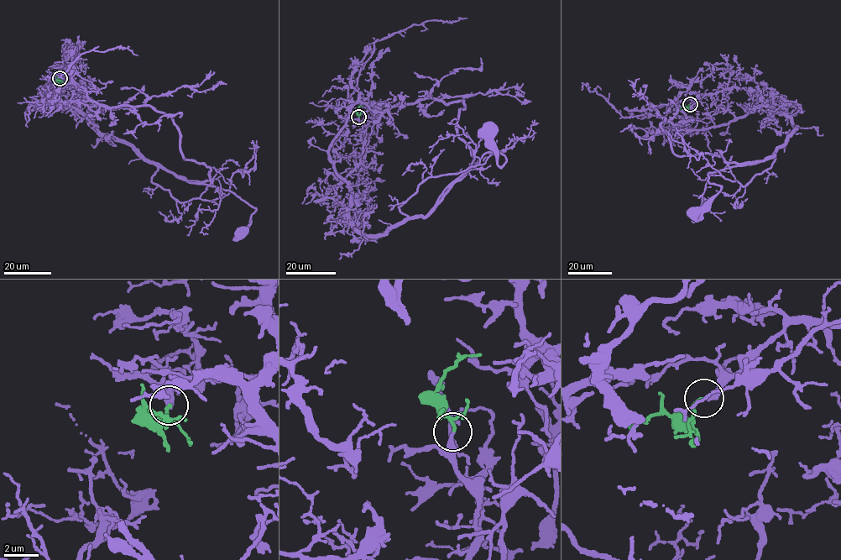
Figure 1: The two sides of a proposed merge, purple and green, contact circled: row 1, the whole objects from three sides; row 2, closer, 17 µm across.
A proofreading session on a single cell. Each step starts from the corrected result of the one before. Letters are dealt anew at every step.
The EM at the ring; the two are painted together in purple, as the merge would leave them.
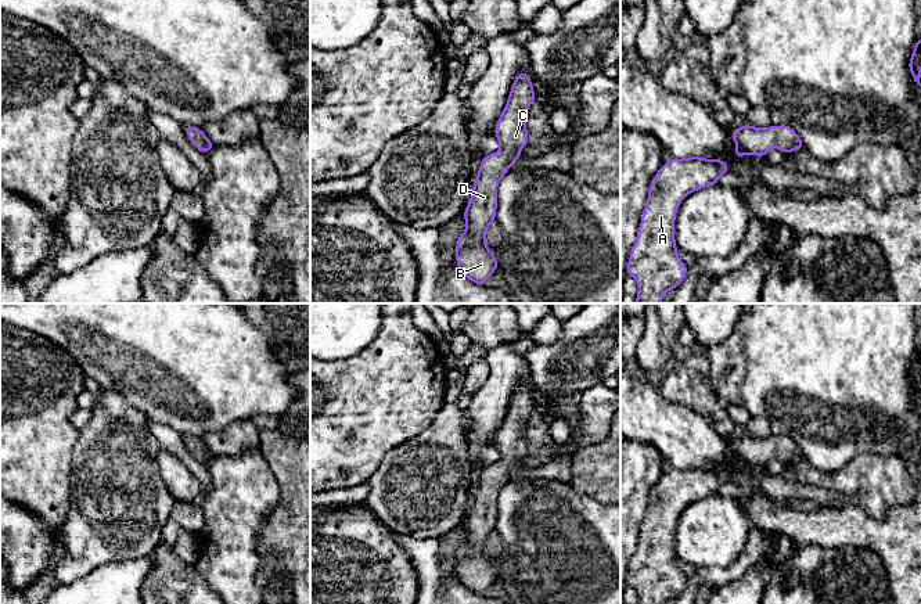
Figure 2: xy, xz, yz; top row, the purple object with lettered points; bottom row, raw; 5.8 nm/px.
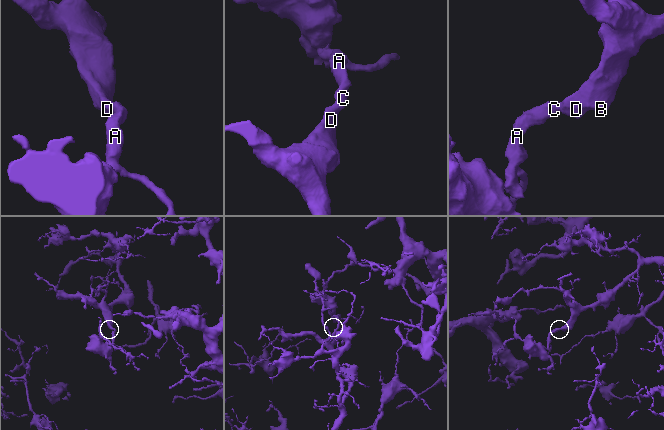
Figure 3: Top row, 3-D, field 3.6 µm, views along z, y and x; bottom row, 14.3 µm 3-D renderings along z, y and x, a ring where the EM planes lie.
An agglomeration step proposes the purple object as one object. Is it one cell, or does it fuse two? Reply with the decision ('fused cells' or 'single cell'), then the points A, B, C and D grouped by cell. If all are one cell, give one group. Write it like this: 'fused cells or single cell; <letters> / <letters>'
single cell; A B C D

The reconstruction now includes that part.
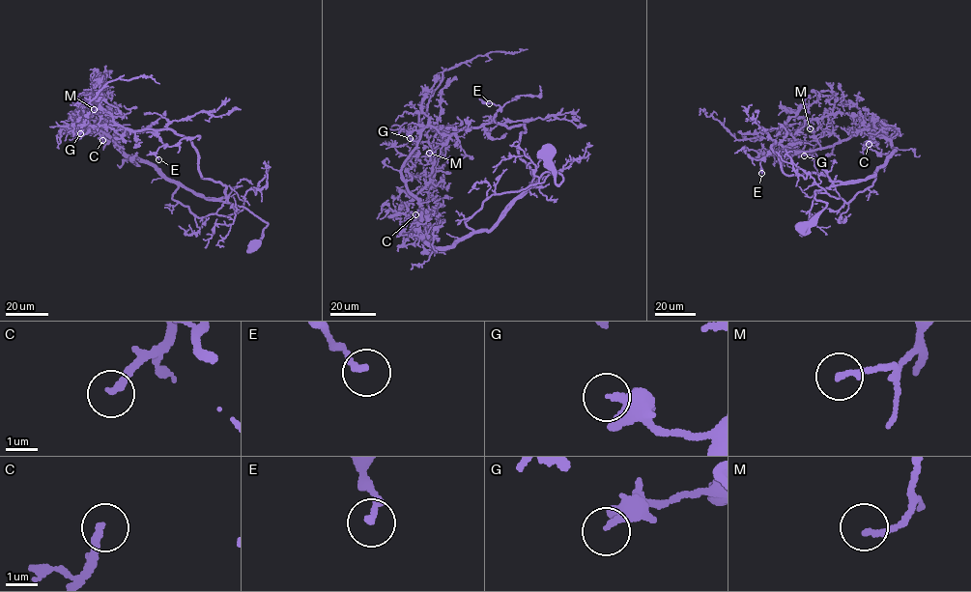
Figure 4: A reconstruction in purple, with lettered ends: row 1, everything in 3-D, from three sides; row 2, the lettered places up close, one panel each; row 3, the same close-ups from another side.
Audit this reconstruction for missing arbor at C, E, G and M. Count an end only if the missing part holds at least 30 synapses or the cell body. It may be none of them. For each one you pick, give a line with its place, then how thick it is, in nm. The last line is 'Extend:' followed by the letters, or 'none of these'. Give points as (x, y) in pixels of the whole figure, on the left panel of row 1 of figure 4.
C: place (102, 140); calibre 240 nm
Extend: C

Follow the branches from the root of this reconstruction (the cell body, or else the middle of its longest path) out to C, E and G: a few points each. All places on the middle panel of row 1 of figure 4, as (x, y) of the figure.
C: (549, 151), (556, 183), (561, 182), (556, 172), (545, 172), (490, 230), (436, 248), (419, 236), (415, 214)
E: (549, 151), (562, 181), (545, 172), (528, 189), (518, 149), (526, 128), (495, 123), (499, 107), (489, 103)
G: (549, 151), (562, 181), (545, 172), (528, 189), (523, 125), (426, 126), (410, 138)

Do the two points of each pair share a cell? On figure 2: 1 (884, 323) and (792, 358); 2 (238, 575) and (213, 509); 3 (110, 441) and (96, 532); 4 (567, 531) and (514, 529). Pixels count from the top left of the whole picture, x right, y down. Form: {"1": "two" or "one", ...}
{"1": "one", "2": "one", "3": "one", "4": "one"}

